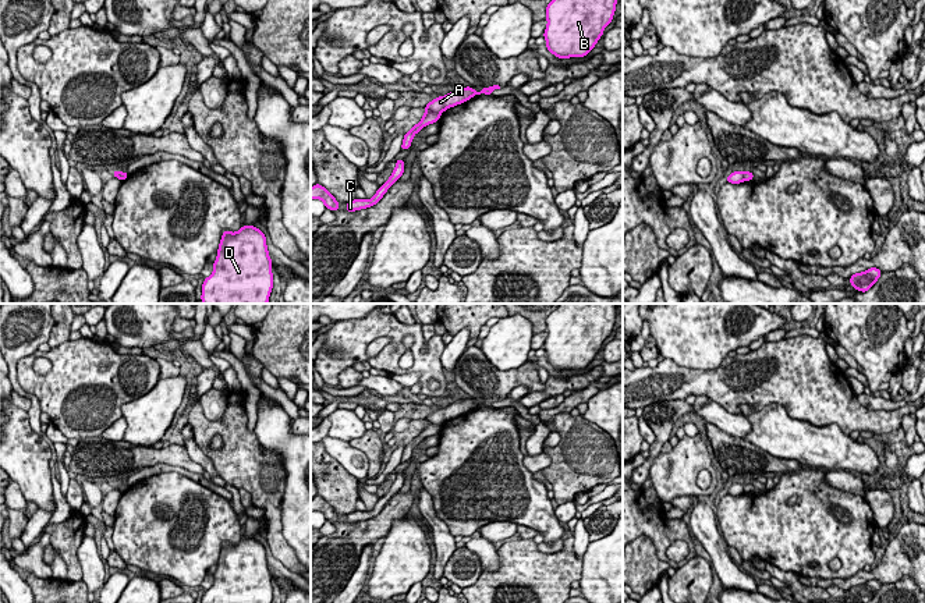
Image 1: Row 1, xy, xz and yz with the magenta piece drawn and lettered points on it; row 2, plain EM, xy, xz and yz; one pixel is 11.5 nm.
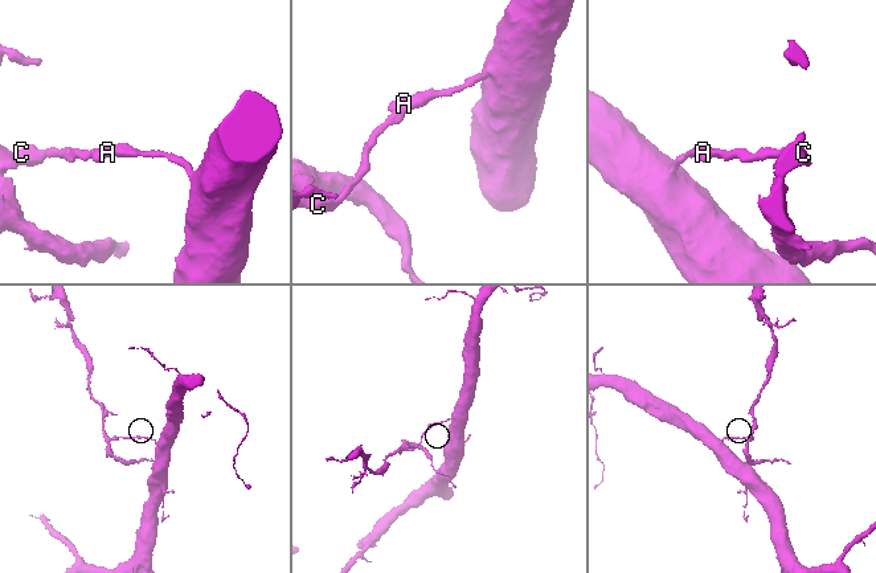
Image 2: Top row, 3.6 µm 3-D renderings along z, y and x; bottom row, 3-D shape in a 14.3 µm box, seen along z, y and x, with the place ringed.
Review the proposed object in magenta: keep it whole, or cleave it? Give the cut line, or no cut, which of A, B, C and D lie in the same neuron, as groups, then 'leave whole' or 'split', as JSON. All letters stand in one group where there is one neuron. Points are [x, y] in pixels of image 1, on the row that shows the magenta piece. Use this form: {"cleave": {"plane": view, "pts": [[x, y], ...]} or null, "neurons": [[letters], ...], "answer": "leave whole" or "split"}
{"cleave": {"plane": "xz", "pts": [[426, 110], [439, 114]]}, "neurons": [["A", "B", "D"], ["C"]], "answer": "split"}

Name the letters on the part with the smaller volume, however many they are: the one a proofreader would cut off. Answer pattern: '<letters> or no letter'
C

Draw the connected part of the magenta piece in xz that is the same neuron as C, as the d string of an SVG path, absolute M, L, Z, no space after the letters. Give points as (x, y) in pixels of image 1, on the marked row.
M398 159L396 162L396 169L391 173L390 178L382 187L379 187L379 189L376 191L372 199L350 201L347 202L347 207L344 210L354 212L354 210L366 209L376 205L383 198L386 191L403 175L403 173L404 173L404 159Z

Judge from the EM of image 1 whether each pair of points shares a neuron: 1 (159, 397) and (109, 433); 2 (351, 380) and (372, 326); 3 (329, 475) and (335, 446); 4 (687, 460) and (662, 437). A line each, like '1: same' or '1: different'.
1: same
2: different
3: different
4: different

